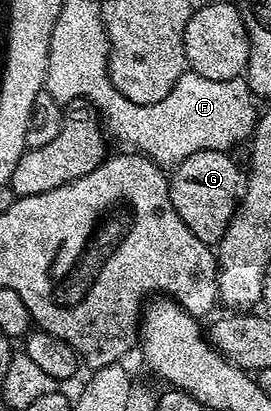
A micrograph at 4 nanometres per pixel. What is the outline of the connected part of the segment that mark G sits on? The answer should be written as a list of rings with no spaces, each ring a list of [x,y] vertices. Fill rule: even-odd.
[[[198,151],[176,163],[169,175],[169,201],[173,201],[177,217],[185,221],[185,229],[189,229],[193,237],[208,245],[217,245],[223,240],[241,195],[241,171],[239,175],[239,167],[231,157],[225,151]]]

